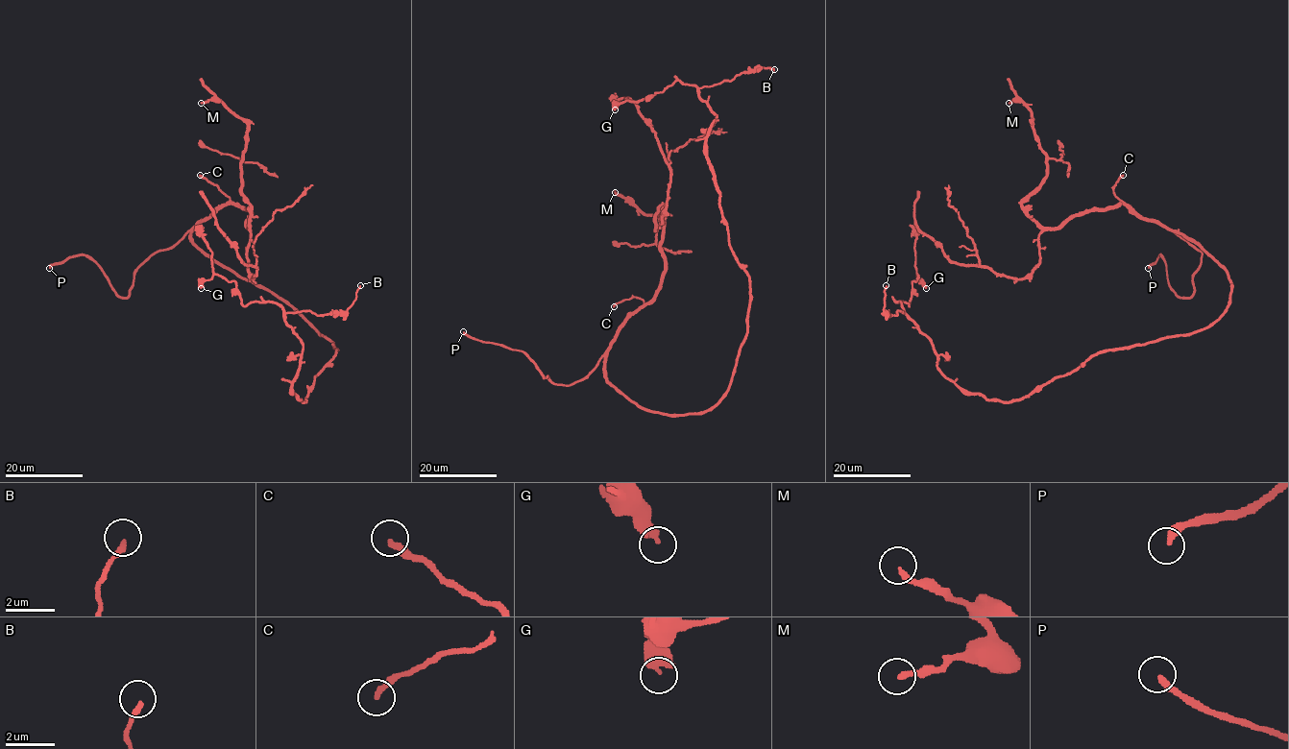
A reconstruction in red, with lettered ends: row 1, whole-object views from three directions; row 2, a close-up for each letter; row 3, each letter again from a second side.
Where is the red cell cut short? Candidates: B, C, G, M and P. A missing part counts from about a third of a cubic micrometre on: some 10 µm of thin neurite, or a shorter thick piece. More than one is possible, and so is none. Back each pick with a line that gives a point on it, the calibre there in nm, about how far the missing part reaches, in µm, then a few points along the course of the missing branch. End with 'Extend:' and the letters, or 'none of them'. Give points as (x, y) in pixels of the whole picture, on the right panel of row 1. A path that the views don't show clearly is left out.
C: place (1123, 175); calibre 240 nm; missing 20 µm
P: place (1148, 268); calibre 280 nm; missing 10 µm
Extend: C, P

